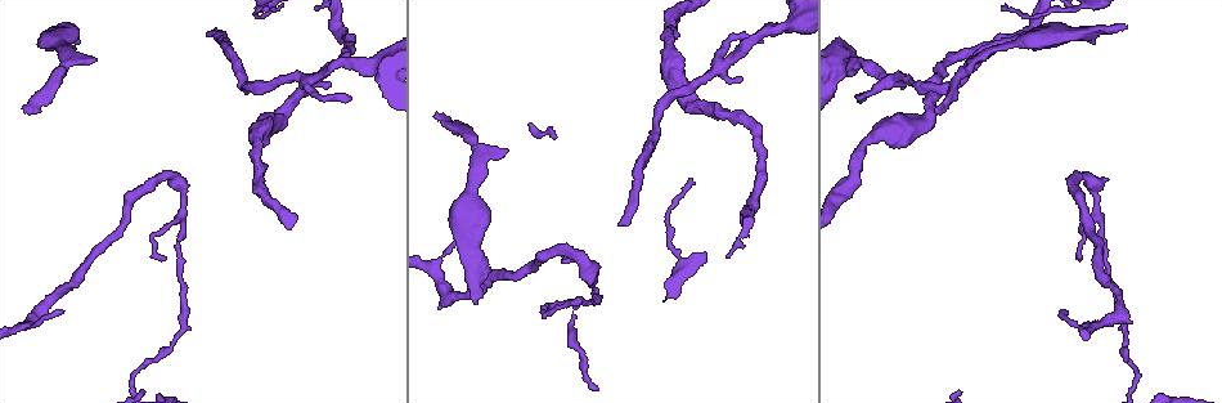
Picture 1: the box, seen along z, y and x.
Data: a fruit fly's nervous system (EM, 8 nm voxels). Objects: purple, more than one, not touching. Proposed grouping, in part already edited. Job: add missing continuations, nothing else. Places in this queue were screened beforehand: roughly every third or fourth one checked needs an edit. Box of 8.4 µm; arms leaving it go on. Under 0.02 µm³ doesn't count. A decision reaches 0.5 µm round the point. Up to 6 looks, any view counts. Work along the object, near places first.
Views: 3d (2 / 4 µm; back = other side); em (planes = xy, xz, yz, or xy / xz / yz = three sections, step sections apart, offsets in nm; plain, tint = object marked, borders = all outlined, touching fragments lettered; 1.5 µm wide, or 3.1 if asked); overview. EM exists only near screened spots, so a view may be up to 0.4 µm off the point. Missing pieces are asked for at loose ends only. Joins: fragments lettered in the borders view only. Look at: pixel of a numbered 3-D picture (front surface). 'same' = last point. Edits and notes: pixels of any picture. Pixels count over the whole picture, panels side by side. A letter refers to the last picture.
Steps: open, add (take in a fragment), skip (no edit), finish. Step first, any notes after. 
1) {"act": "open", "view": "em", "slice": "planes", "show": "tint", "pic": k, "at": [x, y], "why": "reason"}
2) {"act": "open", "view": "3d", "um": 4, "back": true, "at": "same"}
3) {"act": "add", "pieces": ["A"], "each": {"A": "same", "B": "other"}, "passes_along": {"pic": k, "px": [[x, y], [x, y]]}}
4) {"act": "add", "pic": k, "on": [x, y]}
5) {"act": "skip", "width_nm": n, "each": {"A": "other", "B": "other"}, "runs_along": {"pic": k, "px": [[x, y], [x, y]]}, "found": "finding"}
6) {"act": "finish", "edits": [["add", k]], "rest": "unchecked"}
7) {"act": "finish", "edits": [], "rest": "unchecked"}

{"act": "open", "view": "em", "slice": "xz", "step": 8, "show": "tint", "pic": 1, "at": [1077, 258], "why": "thin end"}

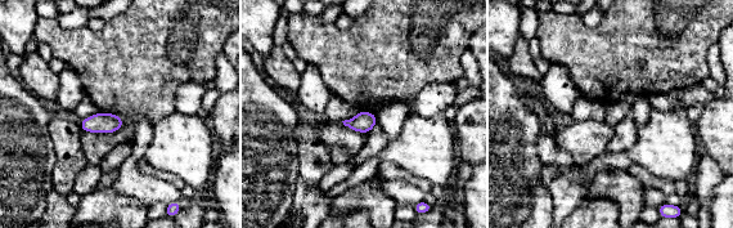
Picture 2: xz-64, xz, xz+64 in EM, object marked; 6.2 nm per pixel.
{"act": "open", "view": "em", "slice": "xy", "step": 4, "show": "borders", "at": "same", "why": "cut it another way"}

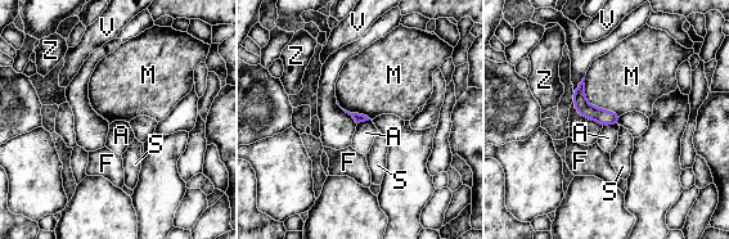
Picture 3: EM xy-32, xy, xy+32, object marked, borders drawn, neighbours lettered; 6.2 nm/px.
{"act": "skip", "each": {"A": "other", "F": "other", "M": "other", "S": "other", "V": "other", "Z": "other"}, "runs_along": {"pic": 3, "px": [[581, 86], [590, 112], [616, 120]]}, "found": "no lettered fragment goes on from it"}

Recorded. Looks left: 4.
{"act": "open", "view": "3d", "um": 2, "back": true, "pic": 1, "at": [1065, 311], "why": "free end"}

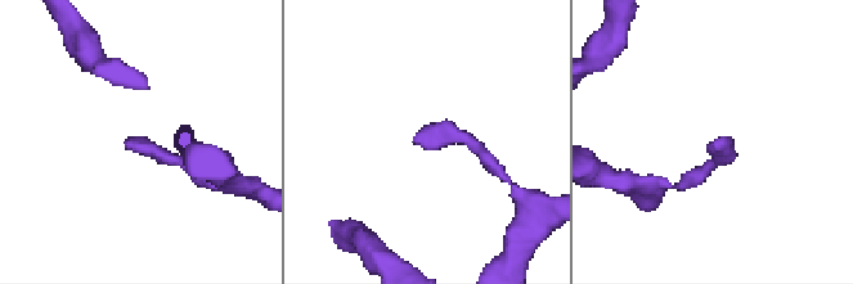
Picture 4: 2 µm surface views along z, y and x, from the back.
{"act": "open", "view": "em", "slice": "planes", "show": "plain", "pic": 4, "at": [416, 141]}

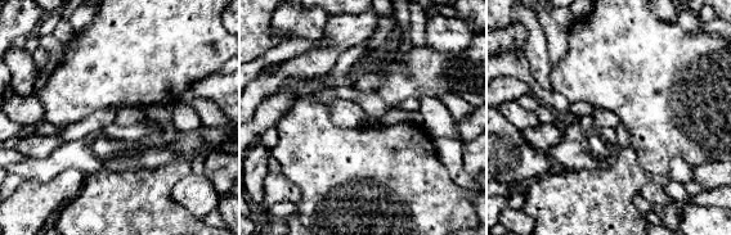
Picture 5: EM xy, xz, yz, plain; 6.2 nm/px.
{"act": "open", "view": "em", "slice": "planes", "show": "borders", "at": "same", "why": "what lies round it"}

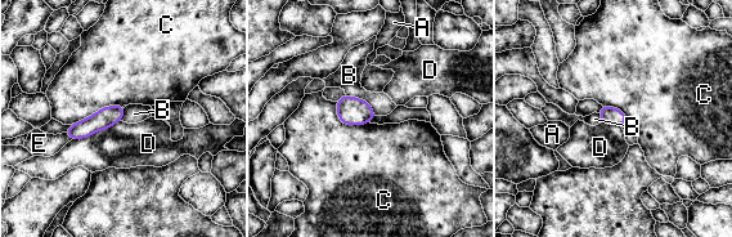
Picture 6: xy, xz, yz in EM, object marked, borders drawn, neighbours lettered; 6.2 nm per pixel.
{"act": "skip", "each": {"A": "other", "B": "other", "C": "other", "D": "other", "E": "other"}, "border": {"pic": 6, "px": [[335, 102], [341, 121], [369, 123]]}, "found": "no lettered fragment goes on from it"}

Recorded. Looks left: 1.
{"act": "finish", "edits": [], "rest": "unchecked"}

